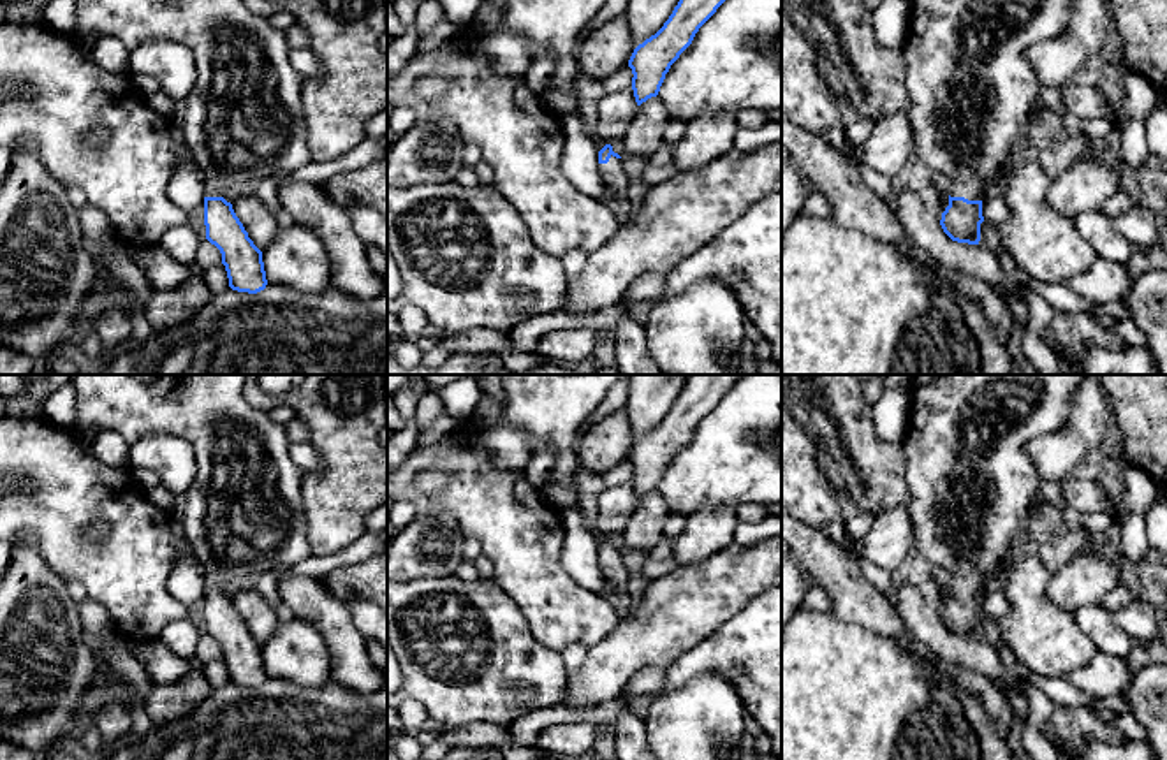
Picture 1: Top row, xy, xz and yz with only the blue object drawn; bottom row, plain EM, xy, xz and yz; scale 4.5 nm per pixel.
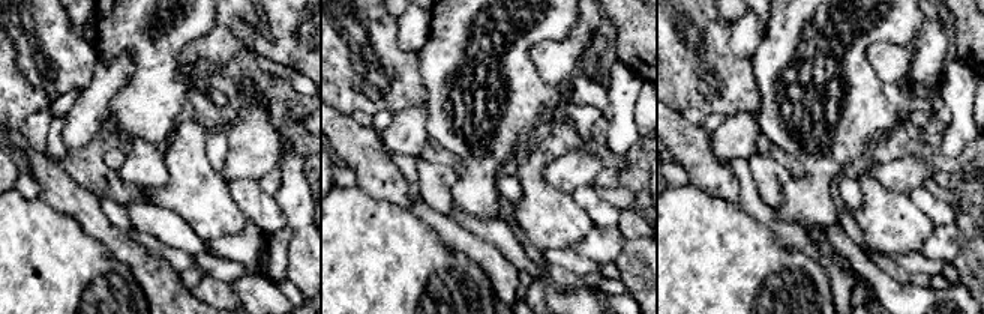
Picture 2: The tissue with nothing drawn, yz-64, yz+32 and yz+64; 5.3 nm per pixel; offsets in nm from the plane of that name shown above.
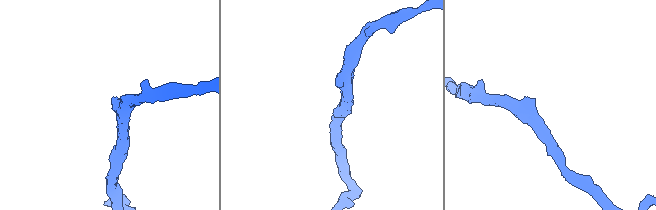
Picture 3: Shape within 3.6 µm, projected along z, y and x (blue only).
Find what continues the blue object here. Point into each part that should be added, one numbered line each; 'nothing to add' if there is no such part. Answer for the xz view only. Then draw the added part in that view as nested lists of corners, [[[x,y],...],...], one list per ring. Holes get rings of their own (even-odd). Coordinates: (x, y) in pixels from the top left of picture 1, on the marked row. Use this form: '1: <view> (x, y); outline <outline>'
1: xz (615, 175); outline [[[611,155],[607,164],[598,164],[598,172],[602,176],[604,185],[614,194],[627,194],[637,204],[641,194],[644,192],[639,181],[628,172],[623,158],[616,158]]]

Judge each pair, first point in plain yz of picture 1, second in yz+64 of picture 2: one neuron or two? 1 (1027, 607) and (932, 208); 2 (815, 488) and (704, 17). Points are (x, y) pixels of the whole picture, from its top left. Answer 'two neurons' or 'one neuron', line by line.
1: two neurons
2: one neuron

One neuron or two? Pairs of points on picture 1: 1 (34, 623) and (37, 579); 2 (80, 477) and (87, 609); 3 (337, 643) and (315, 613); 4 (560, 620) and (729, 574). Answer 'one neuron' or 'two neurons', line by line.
1: one neuron
2: two neurons
3: one neuron
4: two neurons

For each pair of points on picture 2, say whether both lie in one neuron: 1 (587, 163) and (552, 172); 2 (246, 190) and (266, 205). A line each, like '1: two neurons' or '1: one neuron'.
1: one neuron
2: one neuron

